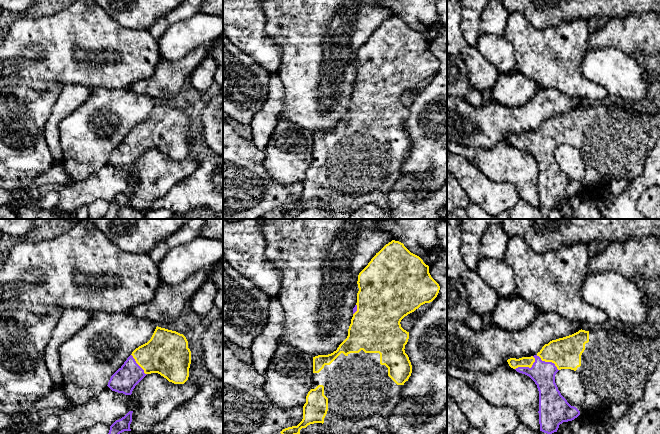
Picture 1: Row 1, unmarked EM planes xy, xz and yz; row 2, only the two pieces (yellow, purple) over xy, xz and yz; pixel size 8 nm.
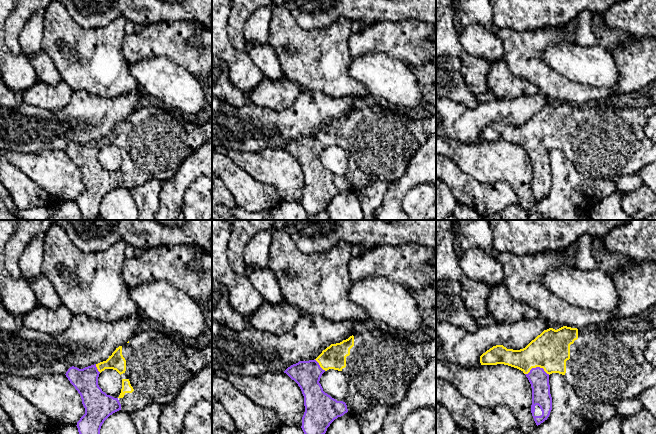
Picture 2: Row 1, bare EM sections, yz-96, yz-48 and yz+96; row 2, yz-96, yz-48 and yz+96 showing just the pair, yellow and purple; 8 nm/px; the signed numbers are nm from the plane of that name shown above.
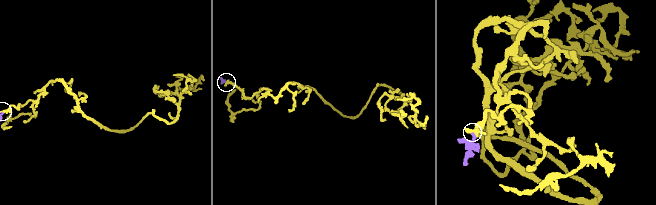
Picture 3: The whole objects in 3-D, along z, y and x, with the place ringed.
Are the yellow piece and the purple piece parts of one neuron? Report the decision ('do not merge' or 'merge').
merge

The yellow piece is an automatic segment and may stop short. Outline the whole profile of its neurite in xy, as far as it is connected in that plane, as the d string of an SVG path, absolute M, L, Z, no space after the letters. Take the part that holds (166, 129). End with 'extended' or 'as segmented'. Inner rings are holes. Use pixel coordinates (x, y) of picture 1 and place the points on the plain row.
M157 102L151 115L132 128L107 162L112 167L131 171L135 162L151 149L158 149L174 160L184 160L190 140L191 127L186 113Z; extended

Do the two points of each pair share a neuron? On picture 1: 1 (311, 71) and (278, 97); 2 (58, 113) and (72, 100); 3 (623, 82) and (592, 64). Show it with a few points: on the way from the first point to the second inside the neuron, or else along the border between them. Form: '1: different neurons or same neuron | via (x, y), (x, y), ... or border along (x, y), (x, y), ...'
1: different neurons | border along (276, 74), (284, 90), (284, 110), (280, 115)
2: same neuron | via (61, 110), (69, 102)
3: same neuron | via (615, 74), (607, 66), (600, 66)

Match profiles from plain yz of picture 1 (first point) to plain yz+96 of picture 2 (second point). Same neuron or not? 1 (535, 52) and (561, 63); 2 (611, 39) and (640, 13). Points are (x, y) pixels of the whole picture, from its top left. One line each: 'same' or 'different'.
1: different
2: same

